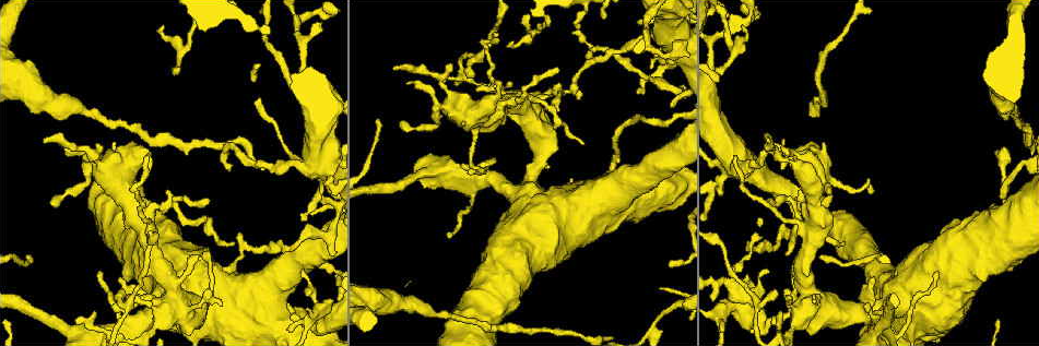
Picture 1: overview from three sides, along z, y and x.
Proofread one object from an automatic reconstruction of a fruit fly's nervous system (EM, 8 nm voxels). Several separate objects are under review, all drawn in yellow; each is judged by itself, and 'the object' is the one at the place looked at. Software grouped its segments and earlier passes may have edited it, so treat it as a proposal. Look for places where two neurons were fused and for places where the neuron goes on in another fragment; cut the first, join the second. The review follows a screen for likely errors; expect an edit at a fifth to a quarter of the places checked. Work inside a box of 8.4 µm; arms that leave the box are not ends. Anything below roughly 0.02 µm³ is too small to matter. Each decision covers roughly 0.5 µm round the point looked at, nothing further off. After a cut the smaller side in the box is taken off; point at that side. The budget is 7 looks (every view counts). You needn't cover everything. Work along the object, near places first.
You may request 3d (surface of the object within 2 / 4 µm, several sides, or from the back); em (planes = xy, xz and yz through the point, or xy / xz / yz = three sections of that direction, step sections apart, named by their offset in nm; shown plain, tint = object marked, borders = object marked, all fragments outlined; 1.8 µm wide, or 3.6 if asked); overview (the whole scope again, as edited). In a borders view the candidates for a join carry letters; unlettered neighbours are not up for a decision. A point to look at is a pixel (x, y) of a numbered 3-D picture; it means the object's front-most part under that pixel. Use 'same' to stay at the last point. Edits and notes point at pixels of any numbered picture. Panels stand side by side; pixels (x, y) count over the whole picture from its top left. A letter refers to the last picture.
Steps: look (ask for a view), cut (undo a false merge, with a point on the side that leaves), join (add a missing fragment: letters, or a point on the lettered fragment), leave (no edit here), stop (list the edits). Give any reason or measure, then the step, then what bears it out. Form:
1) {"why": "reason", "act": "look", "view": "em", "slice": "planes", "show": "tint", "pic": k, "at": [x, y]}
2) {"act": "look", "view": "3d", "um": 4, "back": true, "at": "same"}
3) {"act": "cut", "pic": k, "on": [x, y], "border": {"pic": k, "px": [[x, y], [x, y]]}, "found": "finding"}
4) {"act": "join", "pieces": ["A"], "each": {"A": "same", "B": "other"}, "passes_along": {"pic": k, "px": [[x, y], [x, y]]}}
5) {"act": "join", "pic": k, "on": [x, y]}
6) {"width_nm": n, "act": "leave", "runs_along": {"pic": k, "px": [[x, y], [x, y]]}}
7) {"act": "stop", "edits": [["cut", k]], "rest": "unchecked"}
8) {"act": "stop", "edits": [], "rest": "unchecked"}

{"why": "sudden change in width", "act": "look", "view": "3d", "um": 4, "back": true, "pic": 1, "at": [422, 308]}

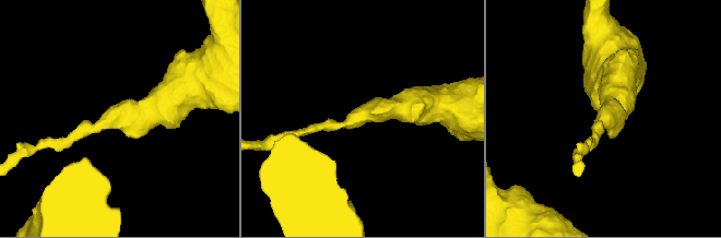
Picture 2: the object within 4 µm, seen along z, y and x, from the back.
{"arm_widths_nm": [170, 500], "why": "need the tissue", "act": "look", "view": "em", "slice": "planes", "show": "tint", "pic": 2, "at": [360, 116]}

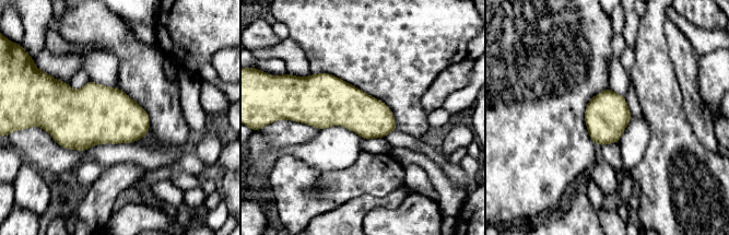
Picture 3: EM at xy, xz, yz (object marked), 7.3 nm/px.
{"act": "look", "view": "em", "slice": "planes", "show": "borders", "at": "same"}

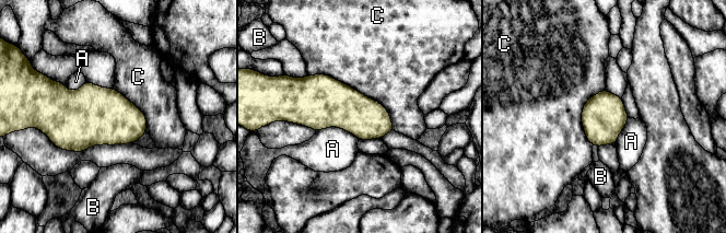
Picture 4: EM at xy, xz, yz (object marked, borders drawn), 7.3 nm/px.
{"longest_contact_nm": ["C", 750], "act": "leave", "each": {"A": "other", "B": "other", "C": "other"}, "found": "continuous, no second neuron"}

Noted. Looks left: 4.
{"why": "thick turns thin", "act": "look", "view": "em", "um": 3.6, "slice": "xz", "step": 8, "show": "borders", "pic": 1, "at": [946, 302]}

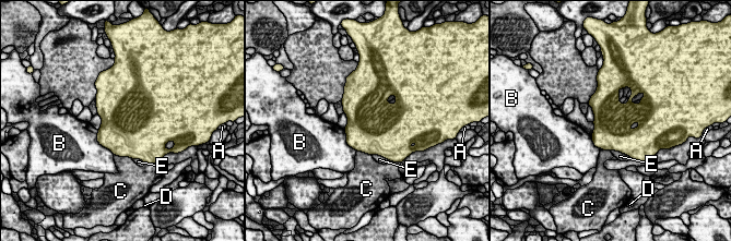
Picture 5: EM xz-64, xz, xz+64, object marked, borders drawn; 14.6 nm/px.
{"act": "leave", "each": {"A": "other", "B": "other", "C": "other", "D": "other", "E": "other"}, "border": {"pic": 5, "px": [[610, 151], [619, 151], [628, 156]]}, "found": "one neuron here"}

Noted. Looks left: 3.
{"why": "calibre changes", "act": "look", "view": "em", "um": 3.6, "slice": "xz", "step": 16, "show": "tint", "pic": 1, "at": [328, 168]}

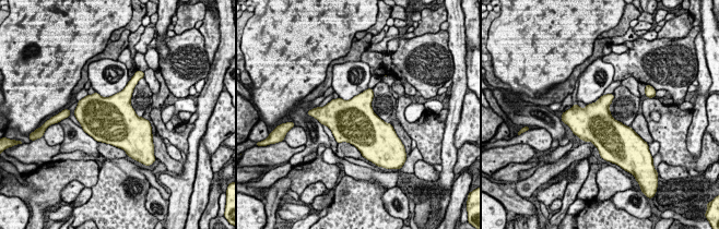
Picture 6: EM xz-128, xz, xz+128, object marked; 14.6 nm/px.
{"act": "look", "view": "em", "um": 3.6, "slice": "planes", "show": "borders", "at": "same"}

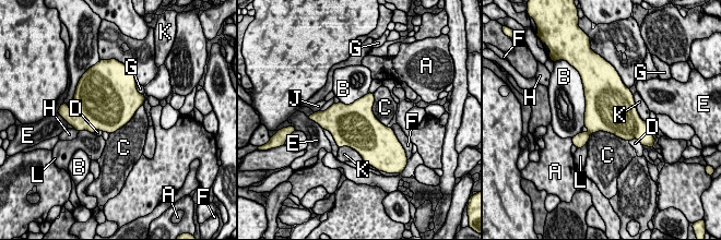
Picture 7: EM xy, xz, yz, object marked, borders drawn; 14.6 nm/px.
{"act": "leave", "each": {"A": "other", "B": "other", "C": "other", "D": "other", "E": "other", "F": "other", "G": "other", "H": "other", "J": "other", "K": "other", "L": "other"}, "border": {"pic": 7, "px": [[143, 104], [125, 124], [109, 134]]}, "found": "continuous, no second neuron"}

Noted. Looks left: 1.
{"act": "stop", "edits": [], "rest": "unchecked"}

